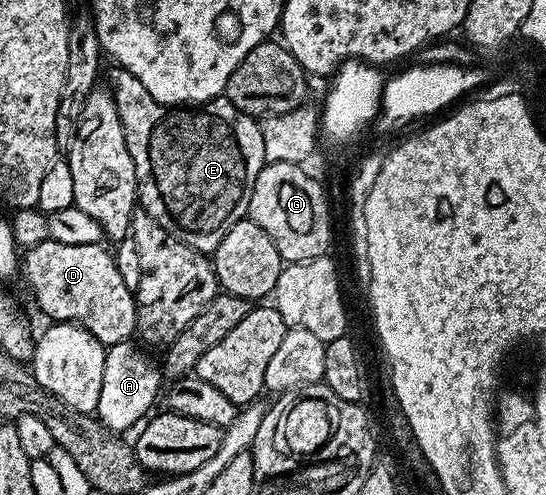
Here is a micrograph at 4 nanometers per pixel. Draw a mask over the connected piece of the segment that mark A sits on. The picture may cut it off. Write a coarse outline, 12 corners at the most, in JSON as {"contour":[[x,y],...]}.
{"contour":[[145,347],[106,348],[96,415],[111,432],[147,419],[164,376]]}

